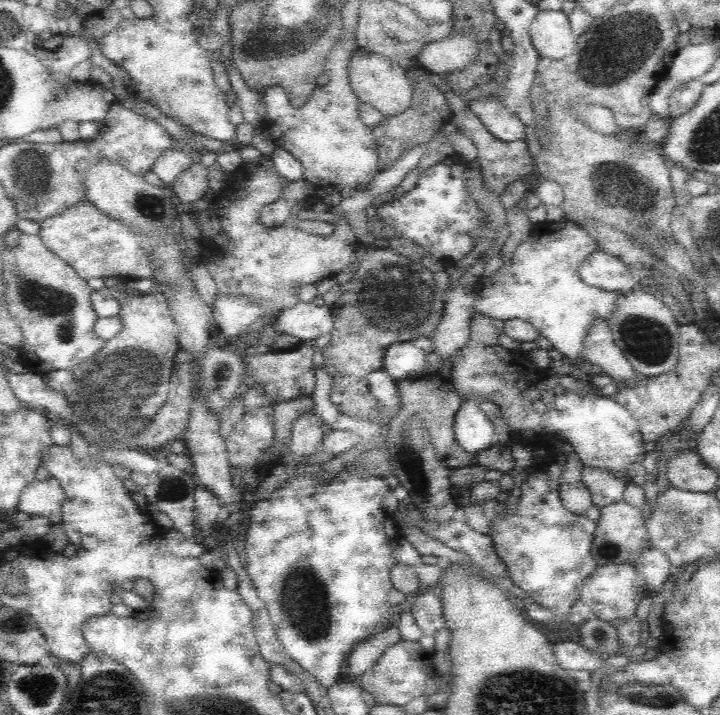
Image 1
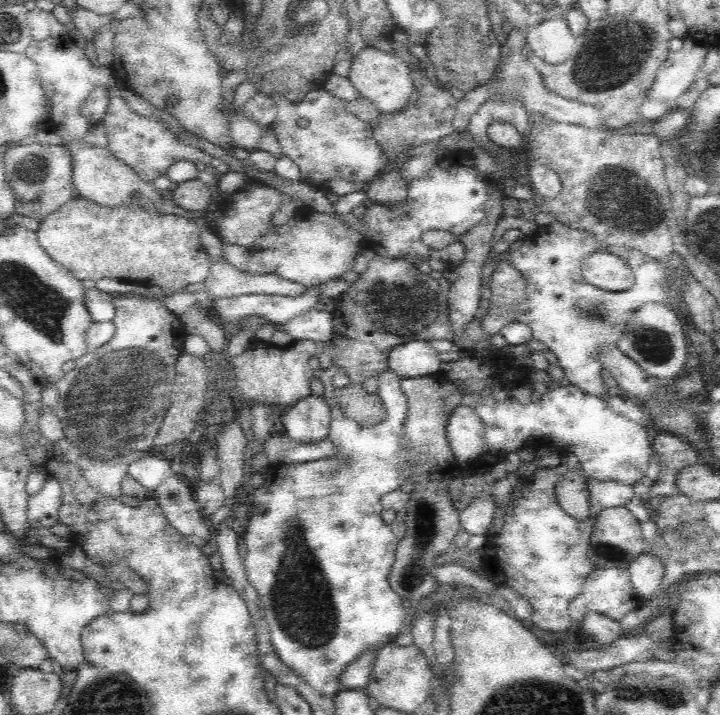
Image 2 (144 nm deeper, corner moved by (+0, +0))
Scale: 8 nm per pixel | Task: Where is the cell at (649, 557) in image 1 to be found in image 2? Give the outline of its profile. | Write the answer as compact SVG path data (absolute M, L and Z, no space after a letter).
M644 552L628 566L628 572L638 596L642 596L642 600L650 600L656 592L662 590L666 564L660 556Z

